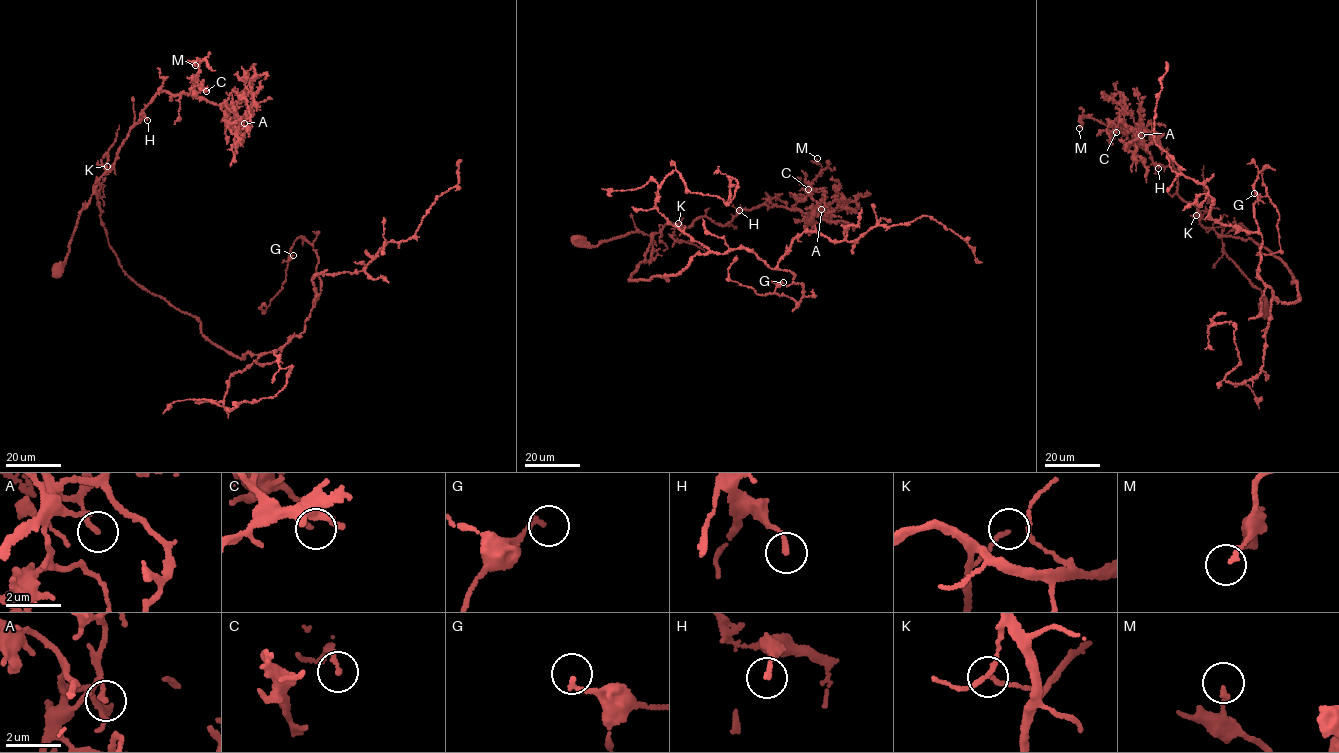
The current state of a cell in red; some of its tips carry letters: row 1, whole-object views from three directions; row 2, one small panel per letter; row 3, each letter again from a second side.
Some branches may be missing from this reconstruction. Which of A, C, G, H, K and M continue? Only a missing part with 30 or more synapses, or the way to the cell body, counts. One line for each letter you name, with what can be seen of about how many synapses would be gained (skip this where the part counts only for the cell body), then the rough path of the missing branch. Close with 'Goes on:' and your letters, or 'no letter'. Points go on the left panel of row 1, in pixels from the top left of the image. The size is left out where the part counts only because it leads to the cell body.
Goes on: no letter

